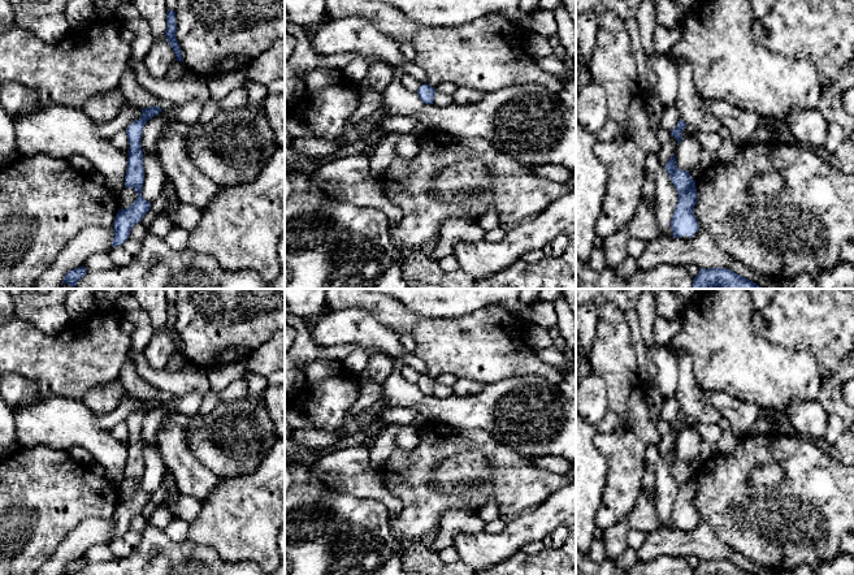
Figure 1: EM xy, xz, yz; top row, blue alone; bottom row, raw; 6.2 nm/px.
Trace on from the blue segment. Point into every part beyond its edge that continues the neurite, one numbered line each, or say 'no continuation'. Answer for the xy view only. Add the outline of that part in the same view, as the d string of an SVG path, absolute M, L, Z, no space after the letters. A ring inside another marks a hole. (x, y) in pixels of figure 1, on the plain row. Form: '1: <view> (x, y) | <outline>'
no continuation

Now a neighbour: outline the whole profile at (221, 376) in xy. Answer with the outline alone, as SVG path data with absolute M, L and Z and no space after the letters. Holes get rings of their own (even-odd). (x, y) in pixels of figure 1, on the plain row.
M231 362L224 366L213 367L208 375L211 389L221 393L234 380L247 373L246 366L242 362Z

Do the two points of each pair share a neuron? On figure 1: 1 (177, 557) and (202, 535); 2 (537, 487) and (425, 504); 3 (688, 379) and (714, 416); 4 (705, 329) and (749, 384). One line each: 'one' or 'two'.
1: two
2: one
3: one
4: one

